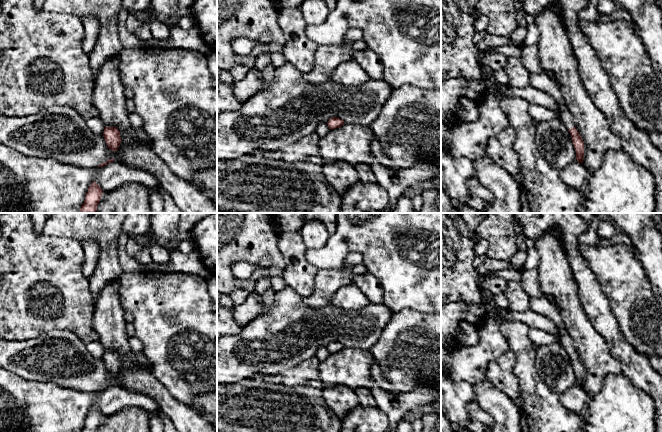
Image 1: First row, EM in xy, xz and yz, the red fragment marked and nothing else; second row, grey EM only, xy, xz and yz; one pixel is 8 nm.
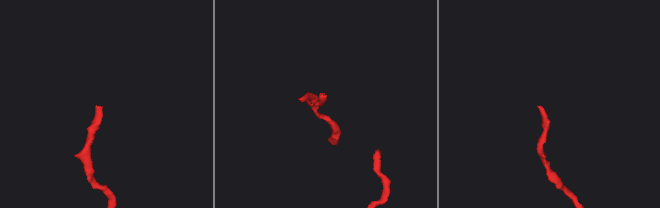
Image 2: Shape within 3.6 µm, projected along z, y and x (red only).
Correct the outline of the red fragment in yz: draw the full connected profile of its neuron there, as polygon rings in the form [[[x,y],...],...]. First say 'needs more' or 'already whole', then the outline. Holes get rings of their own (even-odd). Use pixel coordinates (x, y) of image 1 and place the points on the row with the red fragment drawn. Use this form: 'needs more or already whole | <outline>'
needs more | [[[558,104],[557,117],[559,117],[568,128],[568,131],[571,134],[574,149],[576,151],[576,160],[582,164],[584,158],[584,142],[574,125],[572,114],[566,105]]]

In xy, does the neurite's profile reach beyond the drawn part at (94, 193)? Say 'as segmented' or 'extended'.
as segmented

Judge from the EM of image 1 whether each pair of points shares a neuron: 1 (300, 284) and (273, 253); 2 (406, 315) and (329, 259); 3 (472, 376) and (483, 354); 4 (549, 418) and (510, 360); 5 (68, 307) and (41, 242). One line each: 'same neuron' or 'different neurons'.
1: different neurons
2: different neurons
3: same neuron
4: different neurons
5: same neuron

